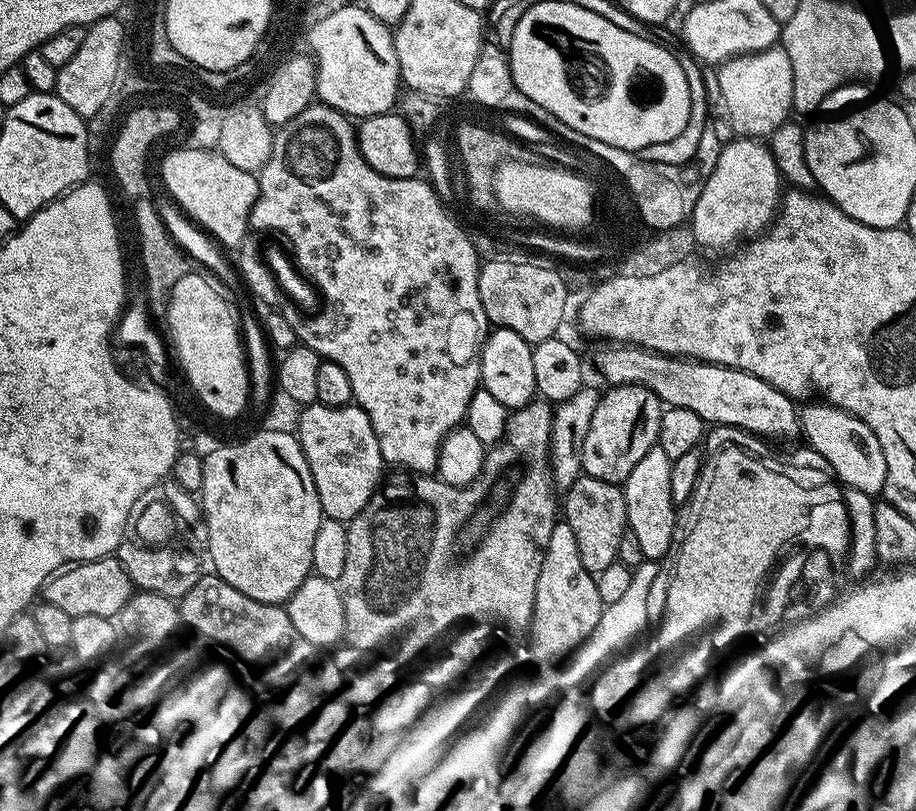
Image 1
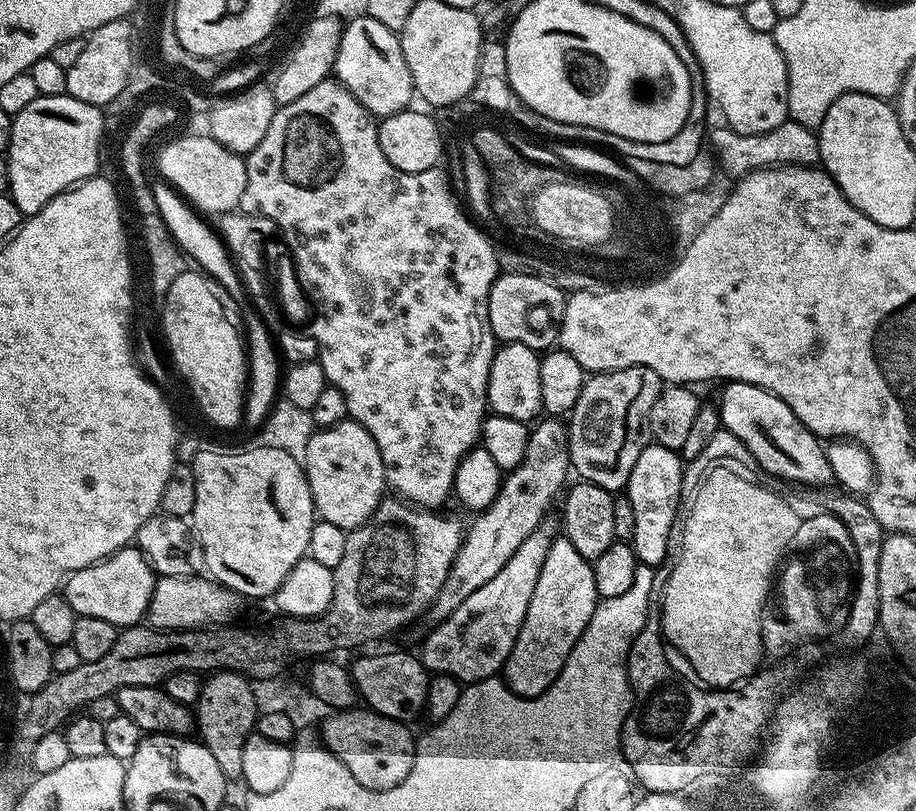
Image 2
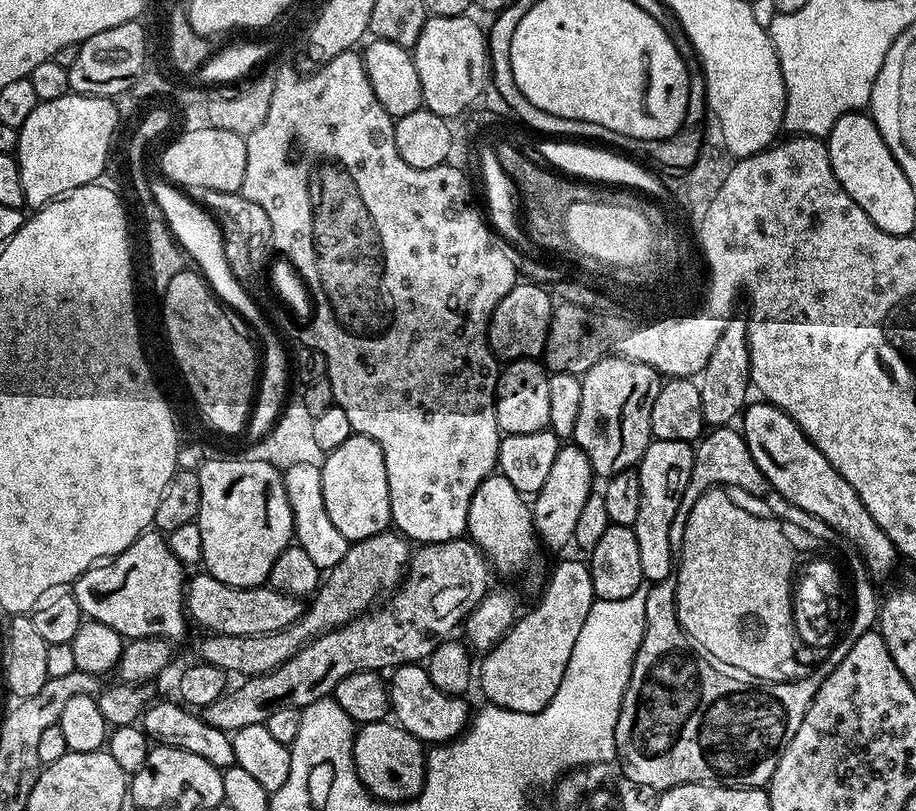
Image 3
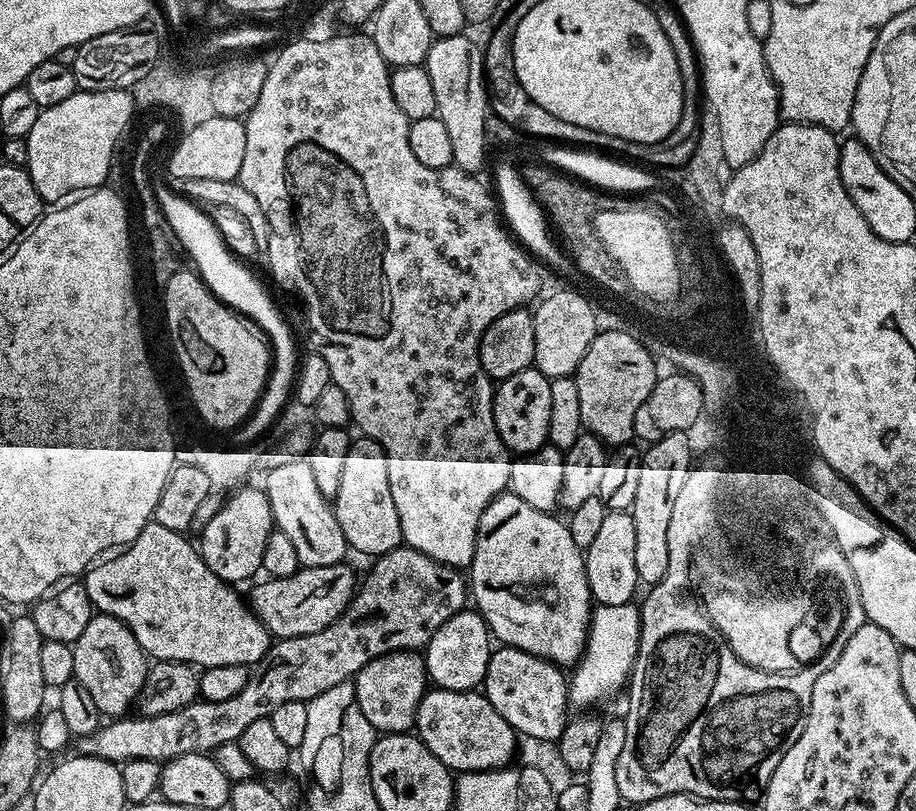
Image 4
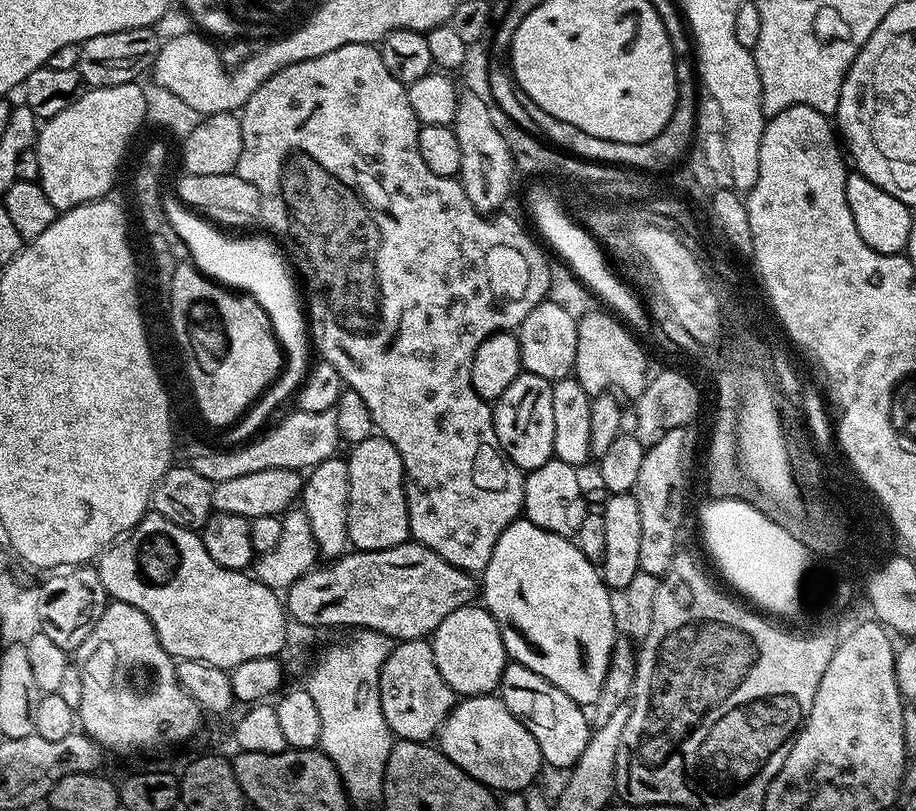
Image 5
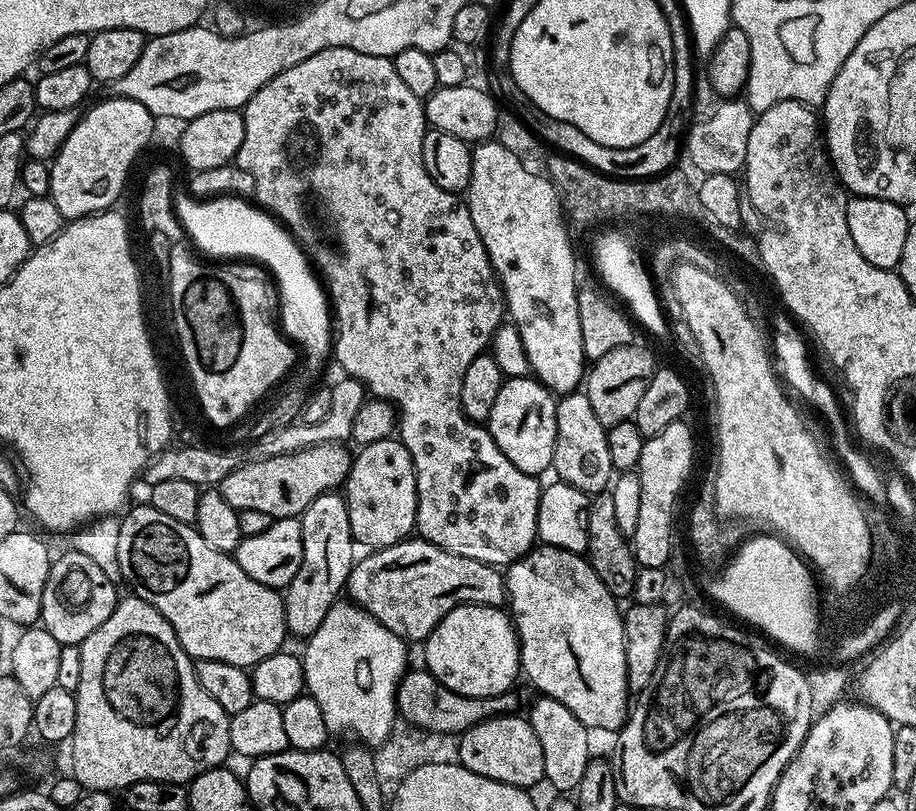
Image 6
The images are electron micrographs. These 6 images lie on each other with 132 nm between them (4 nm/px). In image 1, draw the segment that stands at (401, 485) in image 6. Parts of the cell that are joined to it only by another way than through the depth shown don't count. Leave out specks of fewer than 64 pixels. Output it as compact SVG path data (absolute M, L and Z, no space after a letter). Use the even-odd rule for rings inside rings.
M317 402L301 407L300 421L294 435L300 441L300 448L310 466L310 474L318 490L321 513L329 520L347 522L354 519L371 502L373 496L377 495L380 471L385 471L386 468L378 438L374 434L374 426L370 426L370 418L355 402L346 406L326 406Z

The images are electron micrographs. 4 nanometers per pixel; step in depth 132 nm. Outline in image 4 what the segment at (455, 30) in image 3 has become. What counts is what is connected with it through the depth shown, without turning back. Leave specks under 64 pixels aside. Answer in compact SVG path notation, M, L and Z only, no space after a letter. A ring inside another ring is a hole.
M462 34L442 36L433 39L426 67L434 86L436 115L446 126L450 143L454 145L455 167L464 172L479 173L479 168L484 164L484 155L490 147L486 132L490 103L484 73L484 53Z

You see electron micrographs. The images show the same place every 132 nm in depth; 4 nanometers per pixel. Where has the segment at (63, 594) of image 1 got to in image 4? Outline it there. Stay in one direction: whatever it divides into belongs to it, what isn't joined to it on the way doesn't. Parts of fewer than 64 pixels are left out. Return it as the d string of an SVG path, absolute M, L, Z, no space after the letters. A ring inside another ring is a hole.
M150 522L142 530L142 534L138 534L138 538L134 538L134 542L127 545L123 550L117 551L113 560L109 558L101 559L99 562L93 563L91 567L83 573L82 583L86 594L90 594L90 602L93 609L97 613L105 616L113 616L118 618L128 627L134 634L134 638L142 646L142 650L153 661L157 660L177 660L183 664L191 664L197 669L203 670L213 668L214 666L254 666L268 652L270 647L270 634L266 630L266 626L252 612L251 607L242 597L236 593L237 589L229 584L227 580L218 578L218 574L214 574L214 570L210 570L210 566L206 566L206 562L200 557L200 549L195 543L188 541L187 535L175 532L174 530L166 530L166 526Z

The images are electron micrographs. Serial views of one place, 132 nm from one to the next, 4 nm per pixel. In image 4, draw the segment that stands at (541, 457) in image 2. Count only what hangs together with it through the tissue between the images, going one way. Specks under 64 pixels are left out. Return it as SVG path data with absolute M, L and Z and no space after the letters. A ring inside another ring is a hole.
M401 546L386 554L375 557L372 573L363 577L358 591L348 604L347 610L326 630L318 630L318 634L302 634L298 638L277 639L269 647L268 652L254 665L248 673L246 686L234 698L226 698L226 702L210 702L196 699L190 706L182 706L182 710L174 710L170 714L157 716L141 716L128 714L123 718L112 718L101 723L94 734L86 734L75 741L74 748L79 755L93 756L108 760L111 764L123 765L130 760L148 759L163 762L173 760L182 754L212 754L223 743L239 741L242 730L250 726L250 722L267 720L271 713L284 702L305 702L318 694L330 690L330 686L349 683L374 658L385 656L391 652L415 652L427 648L430 638L454 614L465 611L466 601L470 596L470 588L457 569L446 566L418 550Z

